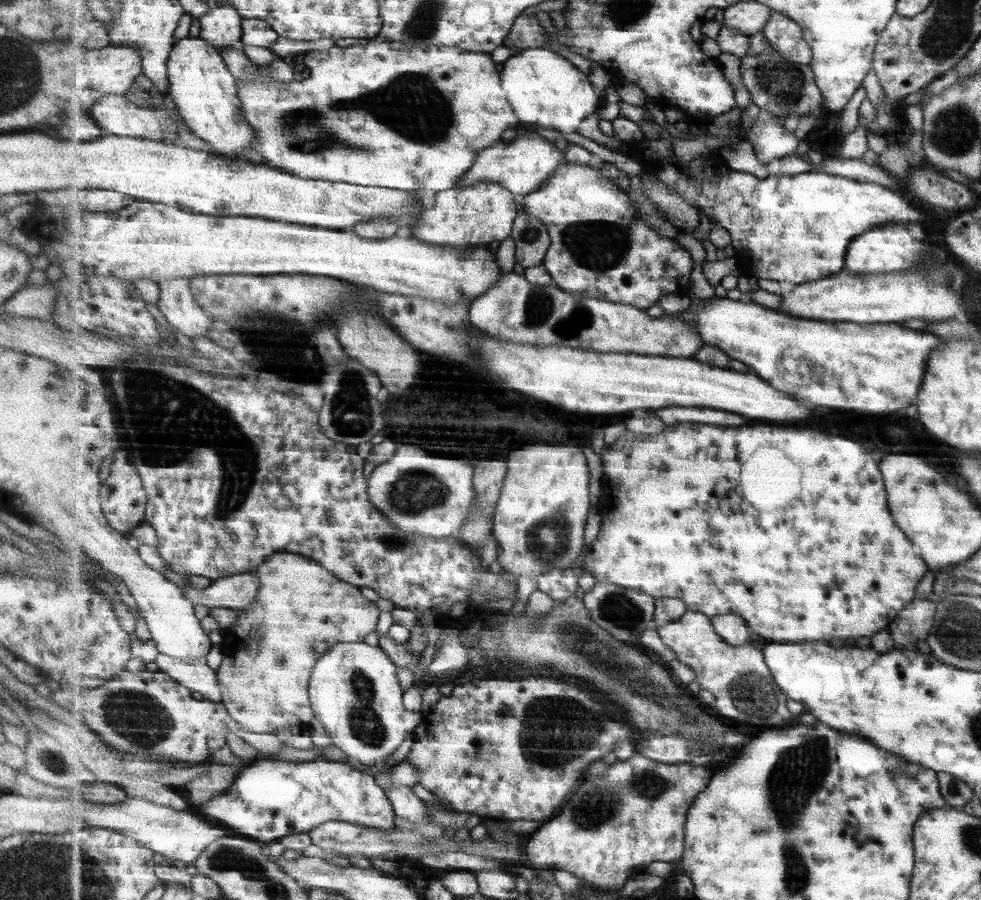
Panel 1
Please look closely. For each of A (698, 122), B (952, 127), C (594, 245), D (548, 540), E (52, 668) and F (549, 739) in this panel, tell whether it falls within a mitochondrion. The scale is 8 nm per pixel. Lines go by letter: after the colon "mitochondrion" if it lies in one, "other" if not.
A: other
B: mitochondrion
C: mitochondrion
D: mitochondrion
E: other
F: mitochondrion

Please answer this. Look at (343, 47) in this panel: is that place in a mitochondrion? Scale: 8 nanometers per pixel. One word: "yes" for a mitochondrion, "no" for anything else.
no

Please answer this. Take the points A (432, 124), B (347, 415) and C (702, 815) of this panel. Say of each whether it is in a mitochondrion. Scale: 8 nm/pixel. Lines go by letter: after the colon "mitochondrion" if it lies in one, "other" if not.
A: mitochondrion
B: mitochondrion
C: other

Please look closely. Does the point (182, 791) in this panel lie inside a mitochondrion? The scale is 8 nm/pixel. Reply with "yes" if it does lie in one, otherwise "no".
no

